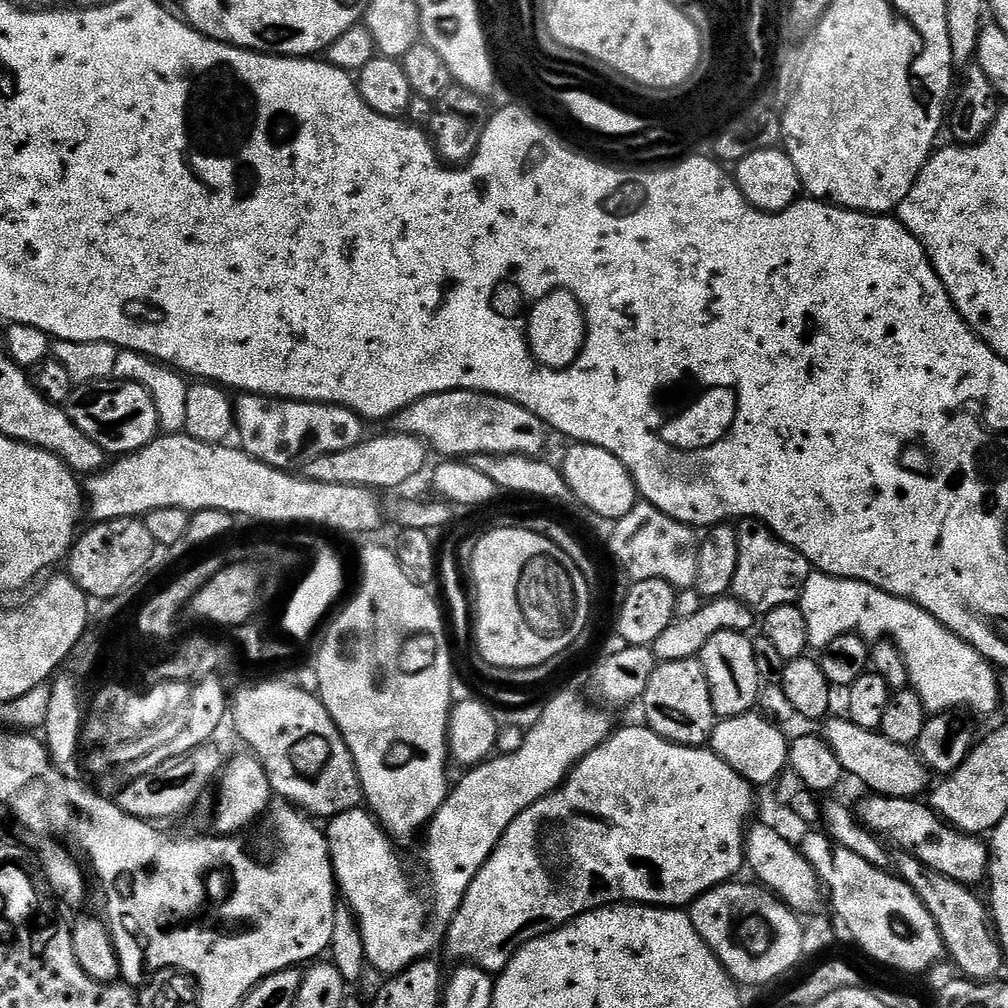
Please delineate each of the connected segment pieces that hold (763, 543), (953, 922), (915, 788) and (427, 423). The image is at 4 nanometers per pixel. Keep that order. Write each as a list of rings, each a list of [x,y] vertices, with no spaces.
[[[741,519],[736,533],[738,570],[734,570],[731,595],[760,614],[774,610],[778,606],[797,603],[804,583],[810,575],[810,565],[806,557],[781,540],[775,532],[771,532],[761,520]]]
[[[897,851],[894,856],[894,872],[901,880],[905,880],[918,894],[922,906],[930,910],[930,918],[934,918],[936,929],[940,931],[940,937],[944,943],[945,953],[961,968],[963,975],[970,980],[979,980],[981,982],[991,982],[1001,975],[1000,967],[1004,964],[1005,949],[1001,948],[1000,941],[994,931],[993,921],[990,919],[990,908],[987,903],[984,904],[975,896],[973,889],[964,884],[954,882],[952,878],[946,878],[946,874],[938,874],[938,870],[930,870],[918,858],[914,858],[909,852]]]
[[[847,718],[831,720],[823,725],[824,740],[834,750],[845,773],[849,777],[852,775],[854,779],[861,780],[868,787],[869,793],[894,798],[916,798],[921,795],[919,792],[924,787],[929,787],[930,774],[909,745],[890,742],[890,738],[886,738],[879,730],[863,728]]]
[[[436,392],[402,409],[394,418],[394,428],[418,437],[433,453],[441,452],[439,455],[444,458],[510,454],[539,457],[550,437],[544,421],[534,413],[491,392]]]

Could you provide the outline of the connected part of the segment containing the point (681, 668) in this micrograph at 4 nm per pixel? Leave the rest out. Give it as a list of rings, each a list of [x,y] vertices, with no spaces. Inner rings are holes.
[[[699,659],[679,660],[678,662],[657,663],[654,674],[650,674],[650,682],[646,682],[646,690],[642,697],[644,716],[647,727],[657,732],[662,738],[674,741],[675,744],[704,746],[711,741],[712,731],[717,722],[714,702],[710,698],[710,682],[706,682],[706,670]]]

